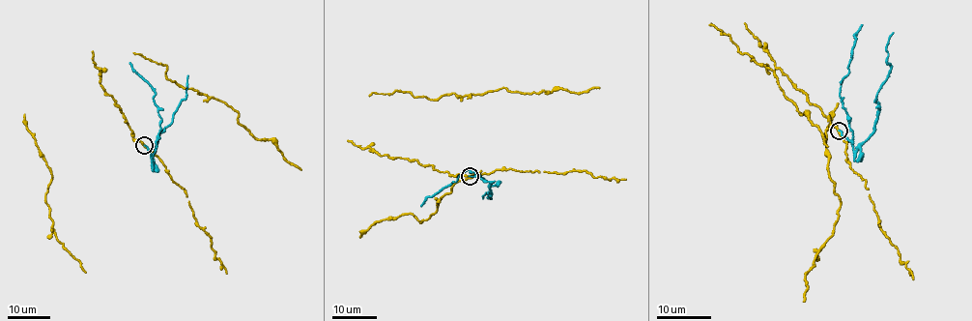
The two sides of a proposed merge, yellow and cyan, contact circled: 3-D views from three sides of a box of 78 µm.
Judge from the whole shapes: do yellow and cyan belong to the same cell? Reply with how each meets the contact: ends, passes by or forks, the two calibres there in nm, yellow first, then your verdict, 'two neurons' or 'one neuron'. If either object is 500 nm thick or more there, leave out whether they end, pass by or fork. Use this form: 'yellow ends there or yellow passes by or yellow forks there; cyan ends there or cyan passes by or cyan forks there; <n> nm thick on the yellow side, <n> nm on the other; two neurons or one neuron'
yellow passes by; cyan ends there; 190 nm thick on the yellow side, 170 nm on the other; two neurons

